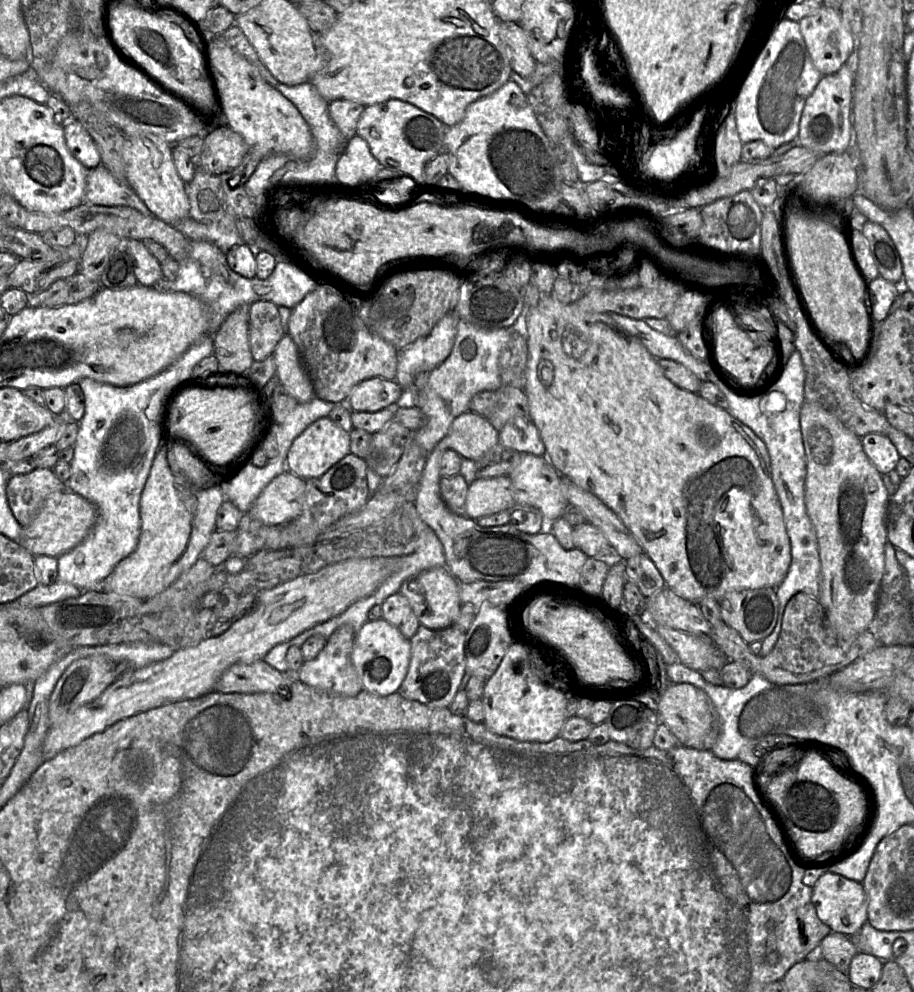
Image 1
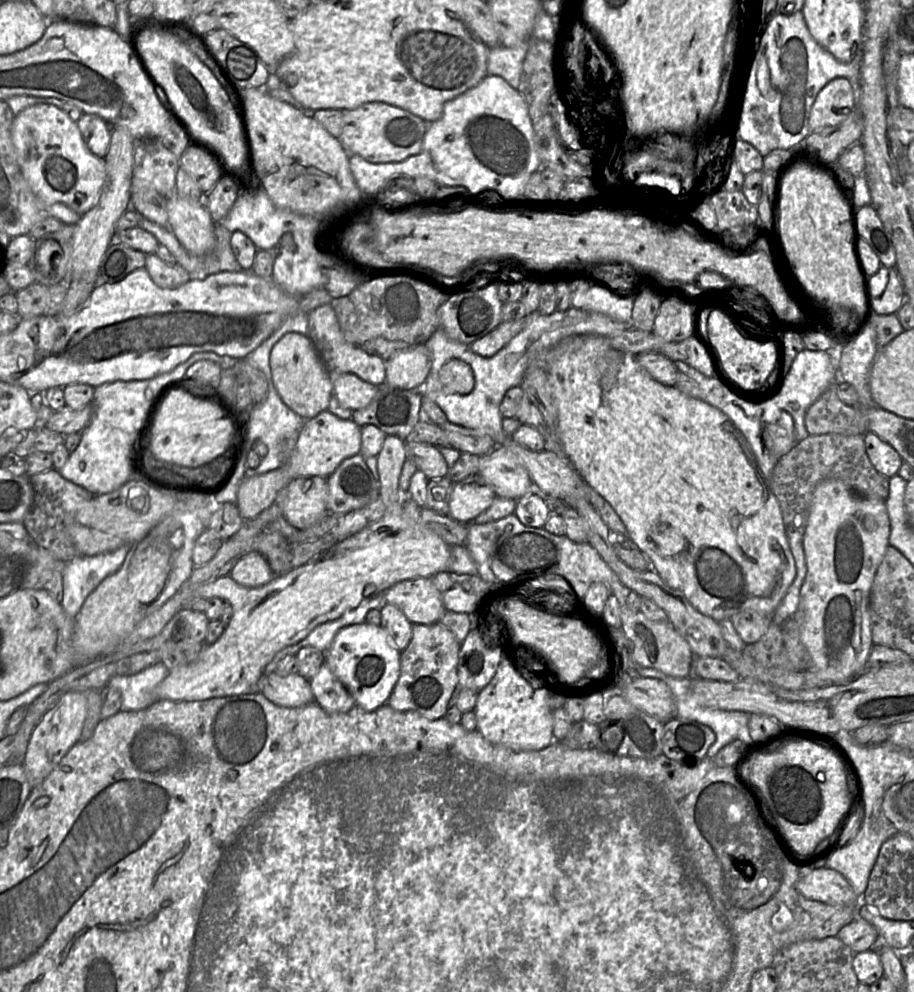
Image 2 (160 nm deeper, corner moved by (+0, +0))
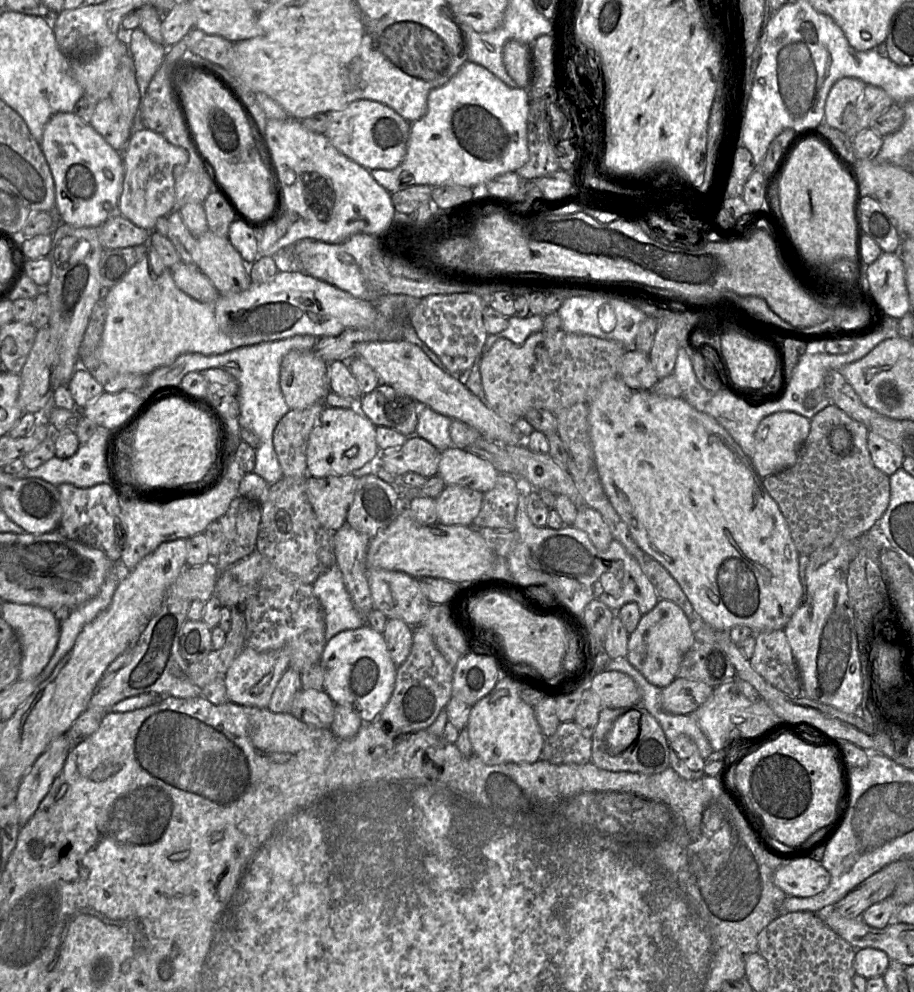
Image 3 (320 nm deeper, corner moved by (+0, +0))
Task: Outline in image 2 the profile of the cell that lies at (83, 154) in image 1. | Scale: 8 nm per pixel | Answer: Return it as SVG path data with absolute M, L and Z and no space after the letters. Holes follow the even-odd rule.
M86 113L76 123L88 149L97 157L105 158L111 139L111 126L99 115Z

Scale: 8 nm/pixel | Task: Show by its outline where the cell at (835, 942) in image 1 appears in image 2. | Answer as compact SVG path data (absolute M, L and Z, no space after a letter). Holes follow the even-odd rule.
M856 917L838 932L837 937L849 946L854 953L858 953L877 950L879 934L872 924L862 917Z

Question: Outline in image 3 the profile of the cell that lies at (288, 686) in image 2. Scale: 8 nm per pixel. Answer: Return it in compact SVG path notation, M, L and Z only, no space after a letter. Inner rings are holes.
M301 689L295 696L289 713L310 726L330 729L334 708L335 703L323 689Z

